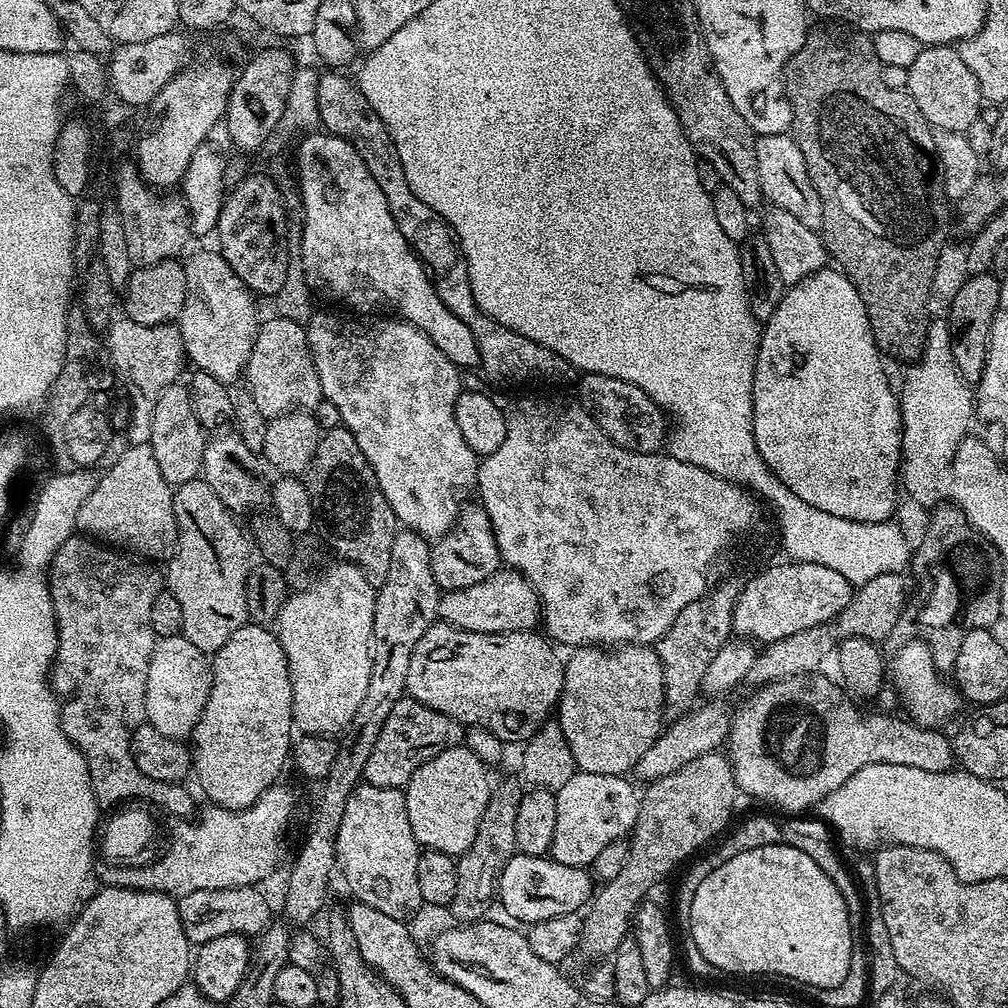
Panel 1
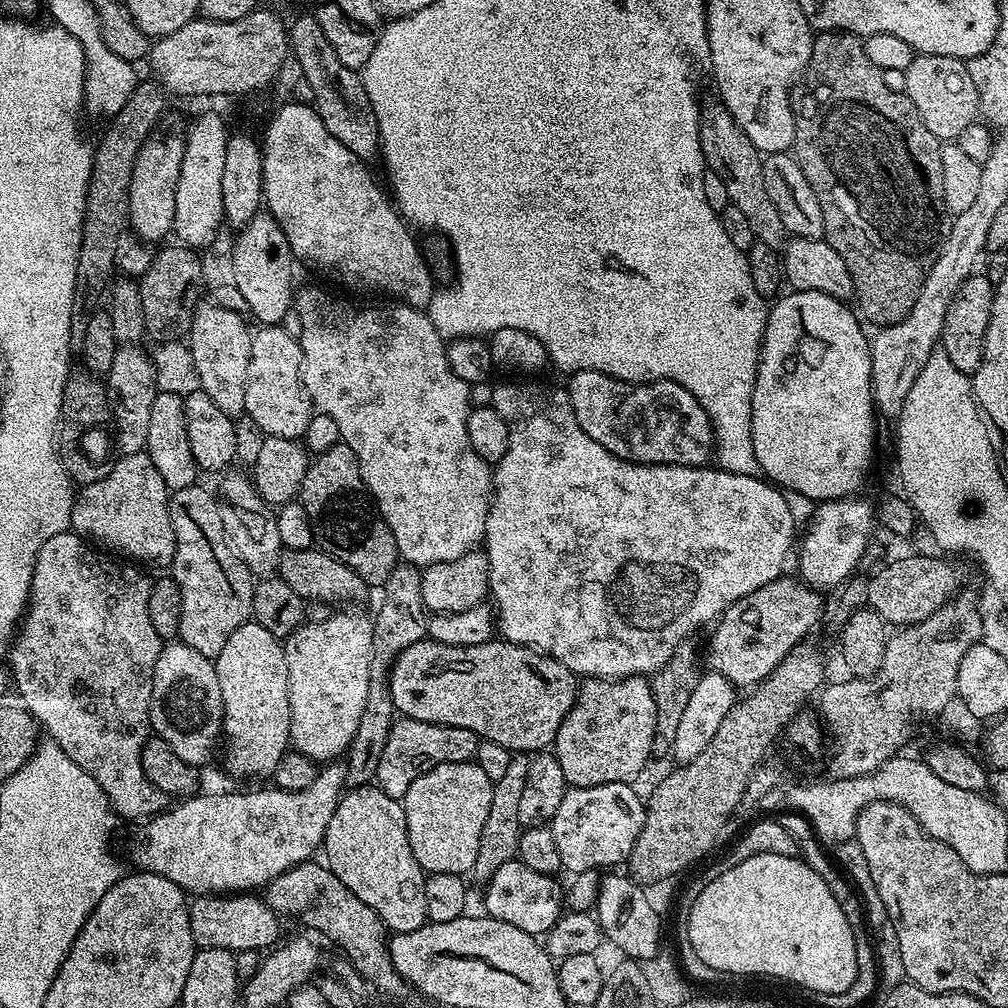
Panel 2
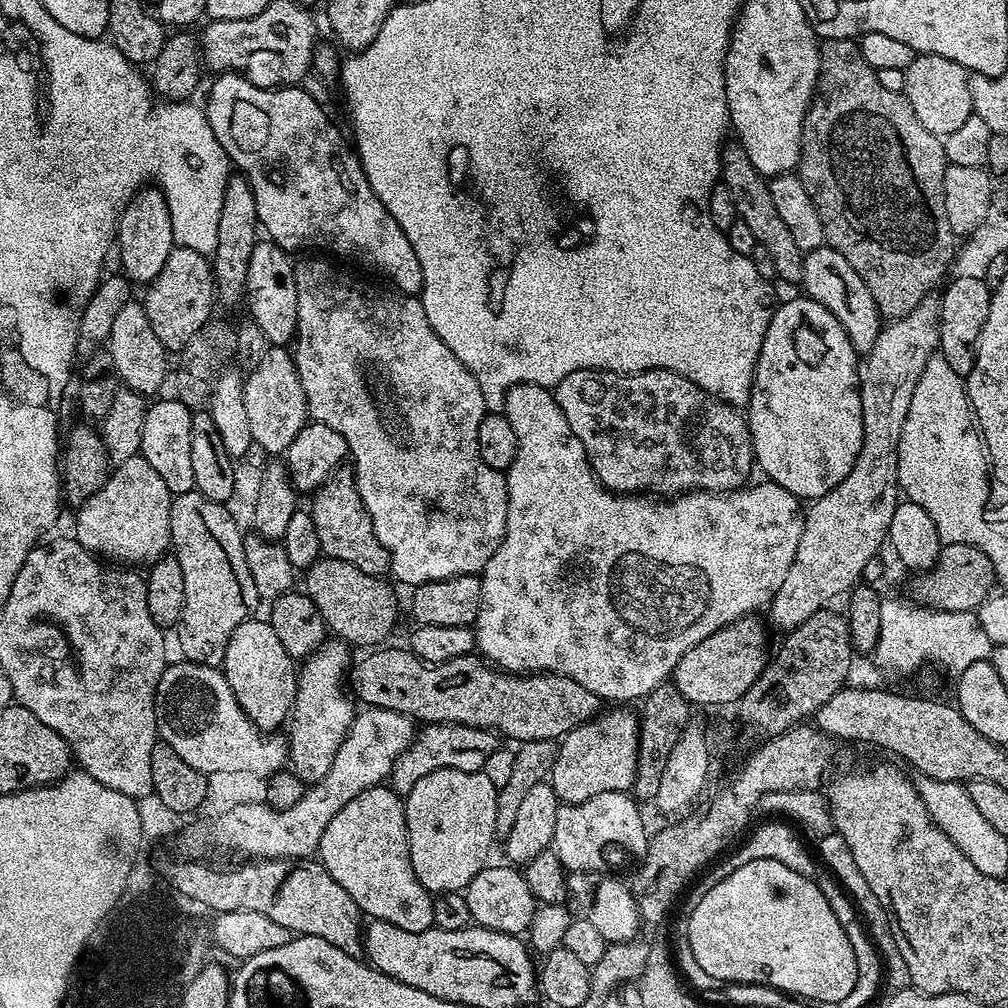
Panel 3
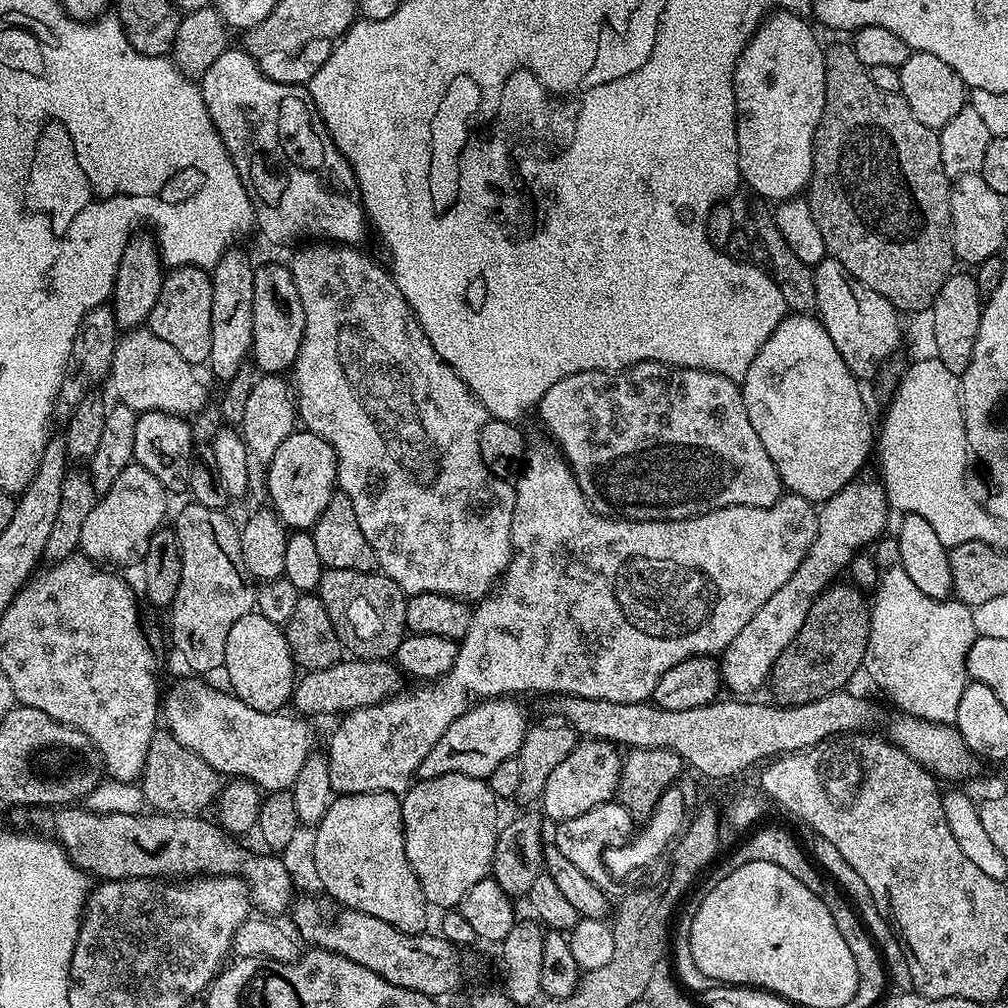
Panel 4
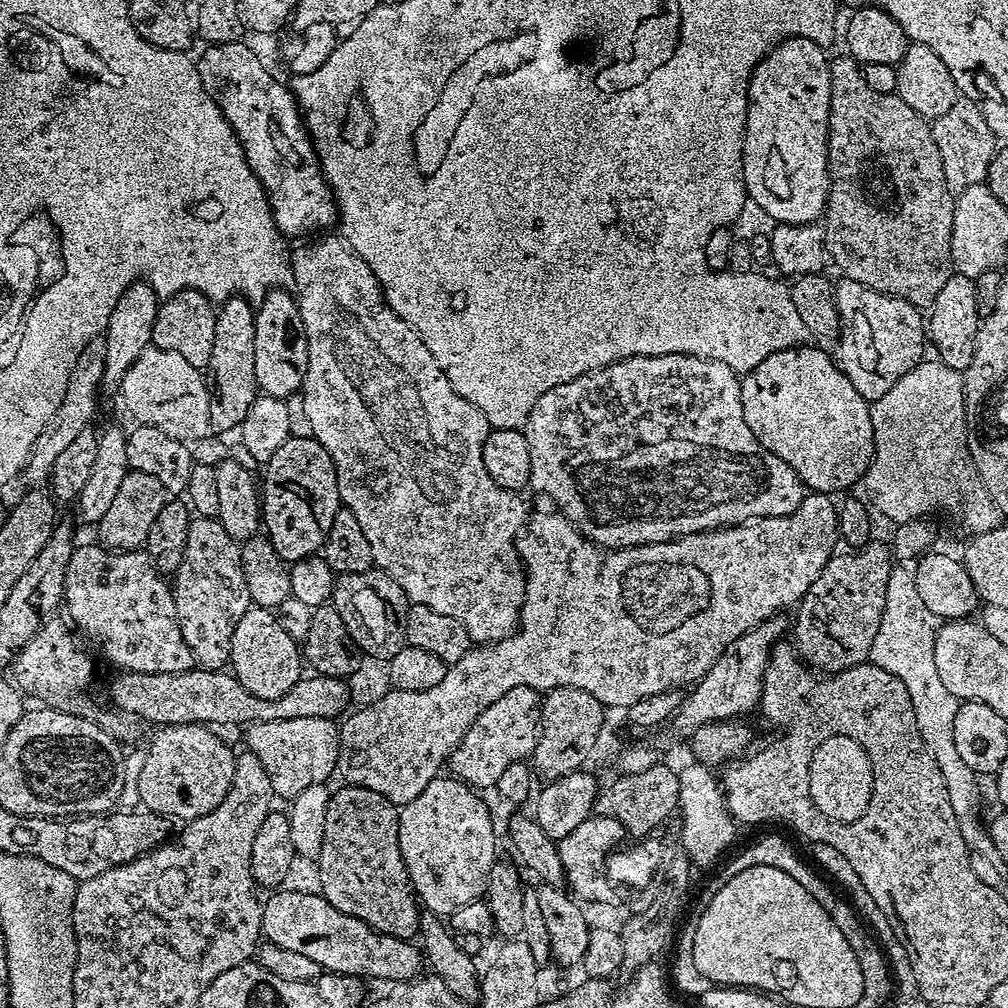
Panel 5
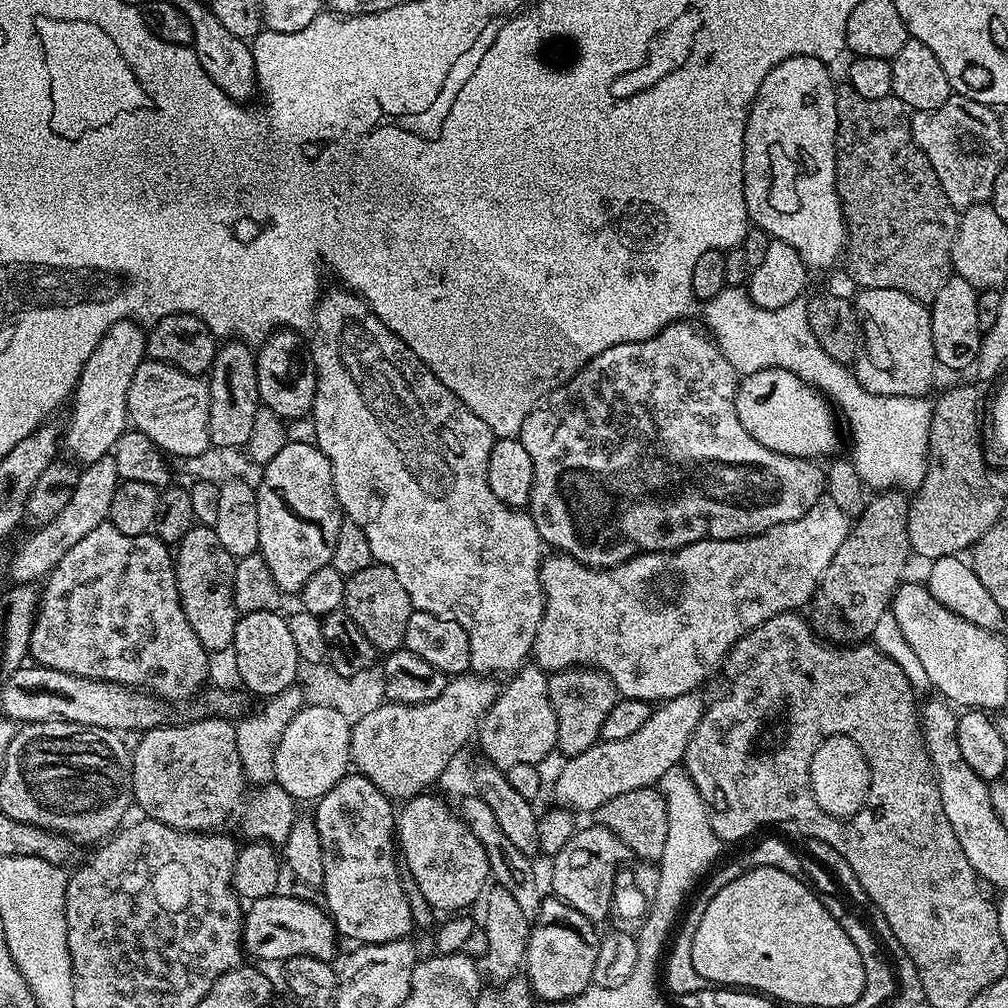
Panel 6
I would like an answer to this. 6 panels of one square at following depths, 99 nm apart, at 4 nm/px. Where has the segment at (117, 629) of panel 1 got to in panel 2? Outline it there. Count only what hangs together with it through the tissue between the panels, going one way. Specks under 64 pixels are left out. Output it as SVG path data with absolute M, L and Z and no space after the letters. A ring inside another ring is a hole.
M71 530L62 534L54 534L54 538L47 540L42 546L42 550L38 550L34 562L34 574L30 582L28 607L24 610L24 615L16 629L16 635L6 653L9 664L7 667L10 669L10 680L14 685L14 692L16 688L17 694L20 695L19 703L35 718L37 725L43 731L44 728L48 731L45 732L47 739L53 740L59 748L66 750L66 754L70 758L74 758L74 762L78 762L78 766L82 766L82 770L86 770L86 774L90 774L90 778L94 778L94 782L98 782L98 786L102 786L108 804L117 817L124 819L125 816L128 820L144 822L151 817L159 816L170 804L170 797L162 790L158 790L158 786L154 786L154 782L150 782L150 778L146 778L146 774L142 770L142 746L150 738L154 666L158 666L158 654L162 647L158 630L154 630L154 626L150 623L148 603L150 602L152 580L144 577L140 573L143 571L135 563L121 562L119 559L109 558L107 555L99 556L99 554L104 555L84 537L76 535Z

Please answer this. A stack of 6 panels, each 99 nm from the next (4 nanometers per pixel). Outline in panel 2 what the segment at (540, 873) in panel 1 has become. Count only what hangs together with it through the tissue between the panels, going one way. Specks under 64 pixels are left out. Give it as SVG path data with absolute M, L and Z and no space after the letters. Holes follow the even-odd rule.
M518 858L506 862L498 866L498 870L494 870L487 884L483 885L483 911L502 922L510 922L510 926L518 926L518 930L526 930L526 934L543 937L562 915L562 888L554 881L552 876L538 874L538 870L530 870Z

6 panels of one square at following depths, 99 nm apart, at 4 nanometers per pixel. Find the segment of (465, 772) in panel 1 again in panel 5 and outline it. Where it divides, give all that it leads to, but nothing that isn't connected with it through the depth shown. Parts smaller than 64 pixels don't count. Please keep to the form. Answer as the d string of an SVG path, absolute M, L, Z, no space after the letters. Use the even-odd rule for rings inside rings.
M441 774L433 778L430 786L418 794L418 798L410 798L410 802L398 808L398 846L402 850L402 862L408 871L408 880L419 903L441 918L450 918L454 910L466 906L466 902L481 899L488 890L490 870L498 863L492 812L480 796L483 795L472 785L451 774Z

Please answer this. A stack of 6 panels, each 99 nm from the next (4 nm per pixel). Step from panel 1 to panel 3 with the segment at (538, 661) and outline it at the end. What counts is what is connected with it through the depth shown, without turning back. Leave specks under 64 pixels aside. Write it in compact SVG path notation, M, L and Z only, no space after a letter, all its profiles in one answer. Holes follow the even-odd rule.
M384 646L379 650L369 651L372 652L369 656L364 656L361 660L359 657L351 665L350 692L359 703L361 700L361 705L394 710L403 716L412 717L416 722L474 726L487 732L494 732L497 737L504 739L505 736L508 740L516 740L515 742L520 744L535 740L559 741L570 730L599 716L602 711L600 697L590 694L590 690L586 690L586 686L578 686L578 682L574 682L574 678L566 678L553 672L509 674L485 662L476 654L454 658L450 662L441 664L426 664L407 647L388 647Z

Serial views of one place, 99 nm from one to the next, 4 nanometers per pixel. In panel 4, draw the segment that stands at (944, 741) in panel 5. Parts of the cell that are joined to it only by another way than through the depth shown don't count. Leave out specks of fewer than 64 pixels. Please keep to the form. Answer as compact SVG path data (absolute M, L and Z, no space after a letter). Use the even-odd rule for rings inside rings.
M900 566L883 571L870 604L871 628L867 636L863 671L889 694L901 713L936 724L953 725L957 718L959 699L968 683L969 648L977 637L972 611L969 605L955 598L936 600L923 594Z

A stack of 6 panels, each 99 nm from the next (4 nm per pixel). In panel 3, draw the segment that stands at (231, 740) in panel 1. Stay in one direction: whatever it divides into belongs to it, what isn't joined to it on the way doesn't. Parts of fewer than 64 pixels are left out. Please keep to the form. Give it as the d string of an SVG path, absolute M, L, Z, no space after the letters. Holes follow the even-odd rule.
M256 619L244 620L238 630L230 634L222 671L230 690L234 690L234 698L238 698L238 706L242 706L253 726L261 733L272 734L283 720L285 723L291 717L298 687L298 664L286 654L267 619Z

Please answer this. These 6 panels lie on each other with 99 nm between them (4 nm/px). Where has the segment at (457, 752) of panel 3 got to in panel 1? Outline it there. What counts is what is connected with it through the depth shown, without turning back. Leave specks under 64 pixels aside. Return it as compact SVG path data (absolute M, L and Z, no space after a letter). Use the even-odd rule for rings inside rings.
M411 698L399 700L394 710L390 710L382 732L374 742L374 750L366 761L363 783L403 789L418 766L430 762L430 758L442 754L442 750L461 747L465 731L465 725L446 714L438 714L438 710L430 710L430 706L422 706L422 702Z

